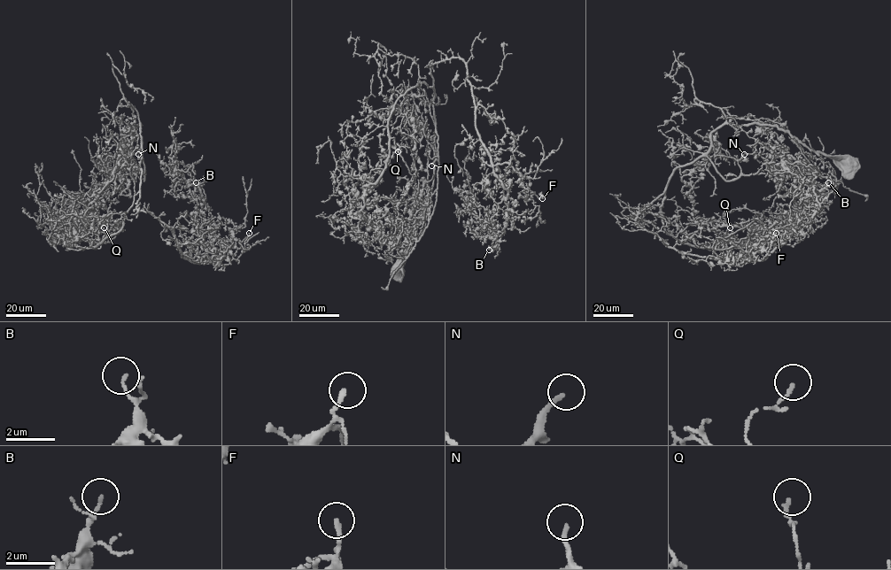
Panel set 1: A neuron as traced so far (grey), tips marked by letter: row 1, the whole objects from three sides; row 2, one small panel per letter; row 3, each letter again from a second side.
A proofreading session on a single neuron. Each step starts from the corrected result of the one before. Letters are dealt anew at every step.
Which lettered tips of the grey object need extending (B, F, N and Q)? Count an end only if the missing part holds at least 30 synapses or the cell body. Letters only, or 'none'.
N

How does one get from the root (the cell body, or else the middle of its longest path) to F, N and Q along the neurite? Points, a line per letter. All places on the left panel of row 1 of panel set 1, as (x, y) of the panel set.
F: (105, 165), (140, 123), (136, 208), (173, 229), (181, 256), (214, 264), (249, 233)
N: (105, 165), (106, 160), (129, 146), (140, 123), (144, 181), (145, 168), (138, 154)
Q: (105, 165), (106, 160), (129, 146), (140, 123), (139, 190), (122, 227), (95, 247), (100, 247), (104, 227)

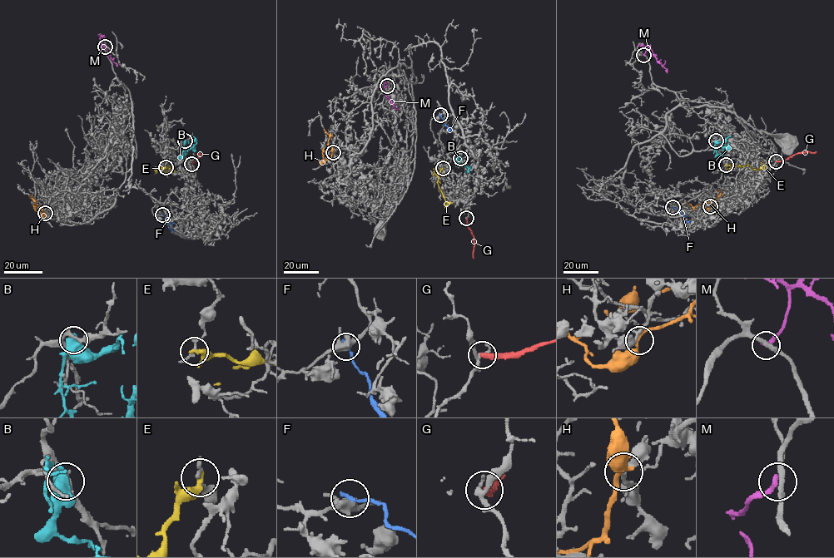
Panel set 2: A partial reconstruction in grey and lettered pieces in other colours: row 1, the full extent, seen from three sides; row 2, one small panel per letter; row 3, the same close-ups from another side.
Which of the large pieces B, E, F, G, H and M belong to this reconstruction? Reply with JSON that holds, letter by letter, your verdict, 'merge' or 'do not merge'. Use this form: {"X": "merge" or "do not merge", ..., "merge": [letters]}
{"B": "do not merge", "E": "do not merge", "F": "do not merge", "G": "do not merge", "H": "do not merge", "M": "do not merge", "merge": []}

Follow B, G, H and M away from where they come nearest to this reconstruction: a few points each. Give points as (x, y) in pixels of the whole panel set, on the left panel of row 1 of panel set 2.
B: (185, 141), (183, 156), (196, 143), (191, 135)
G: (191, 164), (199, 153)
H: (45, 213), (42, 216), (35, 207)
M: (105, 46), (100, 39), (109, 56), (116, 66), (116, 63)

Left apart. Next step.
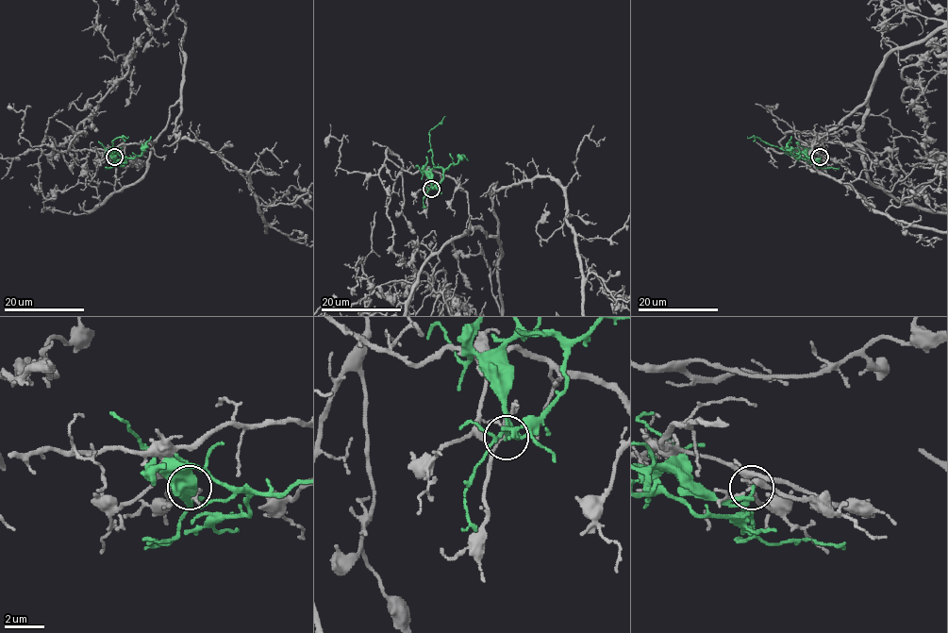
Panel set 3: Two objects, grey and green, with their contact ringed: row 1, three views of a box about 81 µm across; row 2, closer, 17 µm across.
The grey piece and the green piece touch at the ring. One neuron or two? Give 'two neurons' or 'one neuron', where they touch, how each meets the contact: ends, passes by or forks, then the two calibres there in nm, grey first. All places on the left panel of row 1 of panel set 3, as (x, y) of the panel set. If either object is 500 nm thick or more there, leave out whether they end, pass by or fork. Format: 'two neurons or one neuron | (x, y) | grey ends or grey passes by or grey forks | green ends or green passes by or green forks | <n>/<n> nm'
two neurons | (114, 157) | grey forks | green forks | 90/100 nm

